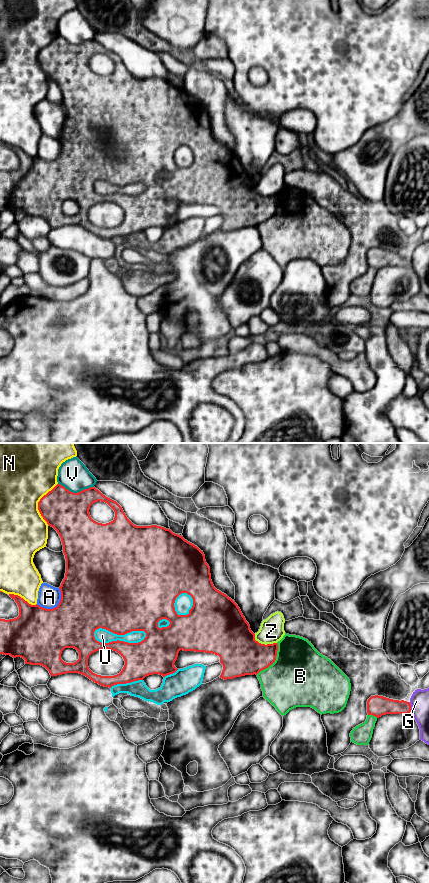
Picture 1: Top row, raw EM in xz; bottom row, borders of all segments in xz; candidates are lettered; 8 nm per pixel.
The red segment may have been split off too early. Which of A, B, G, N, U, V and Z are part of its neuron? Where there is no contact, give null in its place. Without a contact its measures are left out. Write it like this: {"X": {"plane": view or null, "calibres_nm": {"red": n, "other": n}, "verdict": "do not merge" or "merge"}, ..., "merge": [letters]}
{"A": {"plane": "xz", "calibres_nm": {"red": 420, "other": 180}, "verdict": "do not merge"}, "B": {"plane": "xz", "calibres_nm": {"red": 300, "other": 480}, "verdict": "do not merge"}, "G": {"plane": "xz", "calibres_nm": {"red": 160, "other": 160}, "verdict": "do not merge"}, "N": {"plane": "xz", "calibres_nm": {"red": 340, "other": 440}, "verdict": "do not merge"}, "U": {"plane": "xz", "calibres_nm": {"red": 380, "other": 110}, "verdict": "do not merge"}, "V": {"plane": "xz", "calibres_nm": {"red": 340, "other": 240}, "verdict": "do not merge"}, "Z": {"plane": "xz", "calibres_nm": {"red": 340, "other": 190}, "verdict": "do not merge"}, "merge": []}

